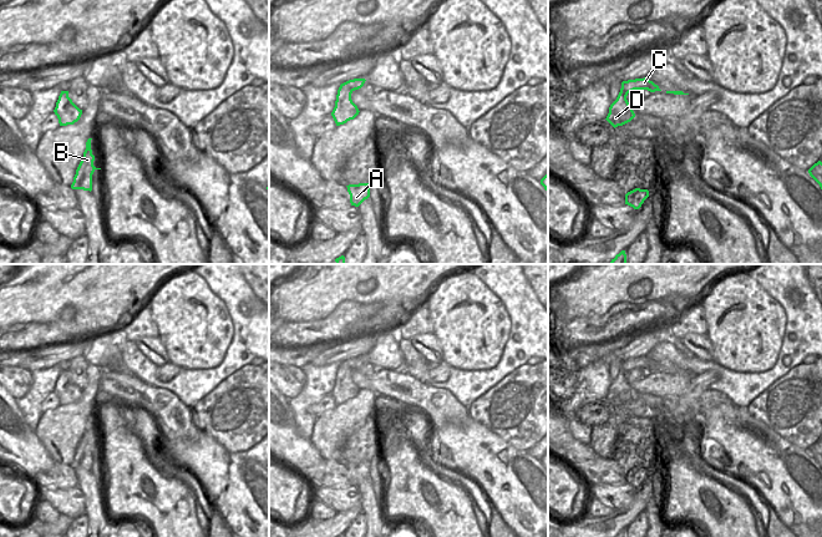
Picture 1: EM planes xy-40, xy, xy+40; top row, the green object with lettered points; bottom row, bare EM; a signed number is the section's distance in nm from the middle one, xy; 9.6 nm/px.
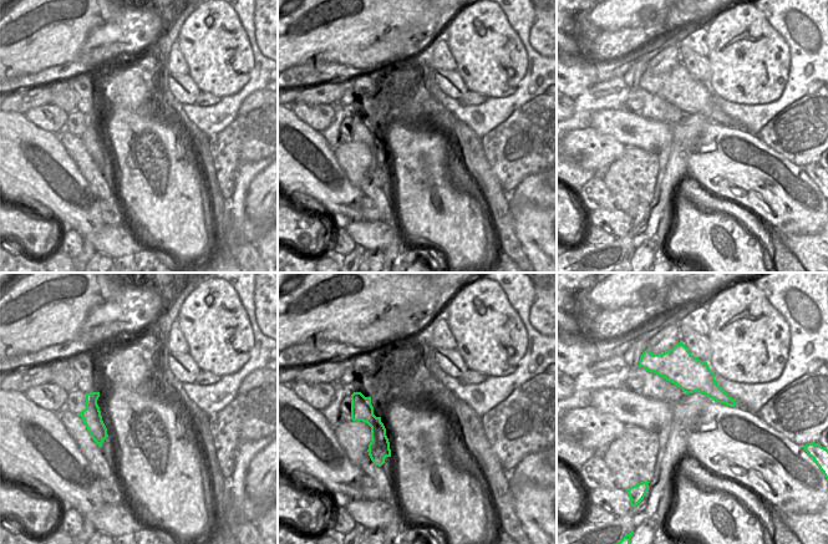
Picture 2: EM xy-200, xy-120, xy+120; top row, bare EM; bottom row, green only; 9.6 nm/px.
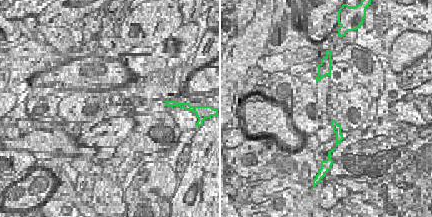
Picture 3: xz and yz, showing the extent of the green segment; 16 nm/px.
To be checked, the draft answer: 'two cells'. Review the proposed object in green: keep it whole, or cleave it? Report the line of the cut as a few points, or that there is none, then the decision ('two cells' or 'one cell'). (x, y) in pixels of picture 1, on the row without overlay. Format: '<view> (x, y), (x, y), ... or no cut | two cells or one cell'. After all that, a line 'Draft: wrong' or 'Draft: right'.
xy (340, 364), (353, 369) | two cells
Draft: right

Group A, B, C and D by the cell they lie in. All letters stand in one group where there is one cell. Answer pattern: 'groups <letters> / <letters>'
groups A B D / C

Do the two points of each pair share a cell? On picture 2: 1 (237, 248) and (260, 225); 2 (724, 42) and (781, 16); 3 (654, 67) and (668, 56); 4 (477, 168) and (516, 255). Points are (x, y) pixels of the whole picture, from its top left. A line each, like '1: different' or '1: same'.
1: different
2: different
3: same
4: same

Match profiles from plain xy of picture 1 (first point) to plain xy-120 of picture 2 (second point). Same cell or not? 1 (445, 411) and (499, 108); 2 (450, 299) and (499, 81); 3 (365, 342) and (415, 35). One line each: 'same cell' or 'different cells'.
1: different cells
2: same cell
3: different cells

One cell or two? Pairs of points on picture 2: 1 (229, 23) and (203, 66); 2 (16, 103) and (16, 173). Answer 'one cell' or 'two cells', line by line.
1: one cell
2: two cells

